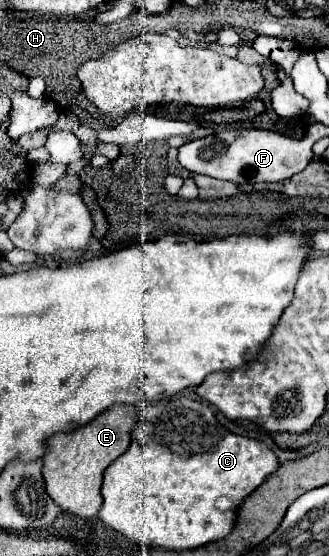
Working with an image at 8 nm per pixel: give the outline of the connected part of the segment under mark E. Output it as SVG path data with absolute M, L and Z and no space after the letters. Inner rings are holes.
M116 404L108 410L104 410L102 414L98 414L90 424L84 424L72 432L60 432L56 436L52 436L46 446L48 446L48 454L42 458L44 460L44 480L46 480L46 490L52 496L52 500L70 514L76 514L80 518L94 518L102 506L102 494L100 494L100 486L102 486L102 474L104 470L126 452L126 448L130 446L132 440L132 428L138 424L140 420L140 408L138 406L130 406L130 404Z

